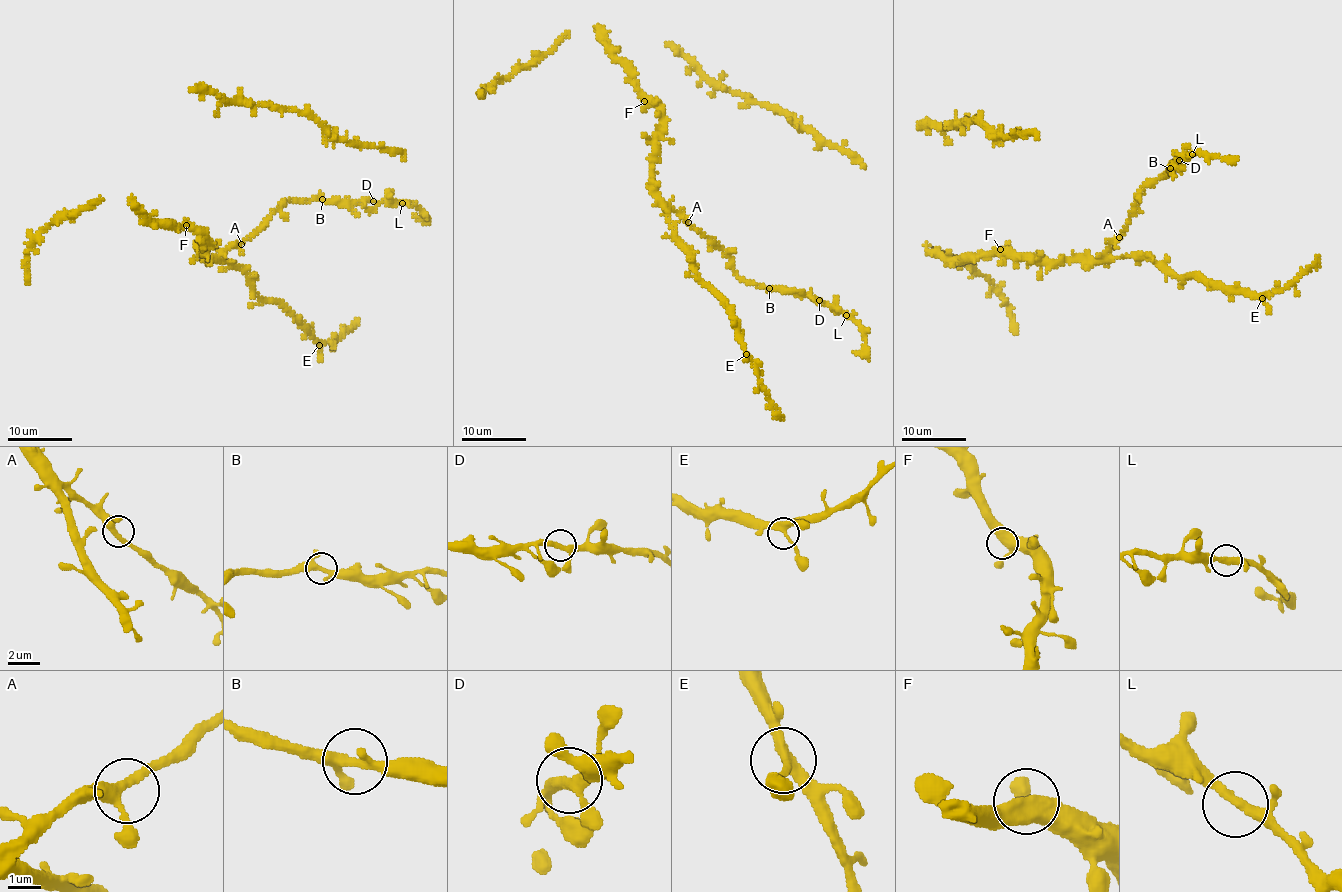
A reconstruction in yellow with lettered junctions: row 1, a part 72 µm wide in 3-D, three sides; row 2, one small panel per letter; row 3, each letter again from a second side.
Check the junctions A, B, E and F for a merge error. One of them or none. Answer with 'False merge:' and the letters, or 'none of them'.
False merge: none of them

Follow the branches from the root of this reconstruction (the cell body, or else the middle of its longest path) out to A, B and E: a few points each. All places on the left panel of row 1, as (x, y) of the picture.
A: (189, 229), (196, 230), (206, 241), (204, 255), (215, 257), (241, 244)
B: (189, 229), (196, 230), (206, 241), (204, 255), (217, 257), (246, 239), (282, 204), (290, 201), (322, 199)
E: (189, 229), (196, 230), (206, 241), (205, 256), (237, 267), (261, 298), (277, 301), (319, 345)

